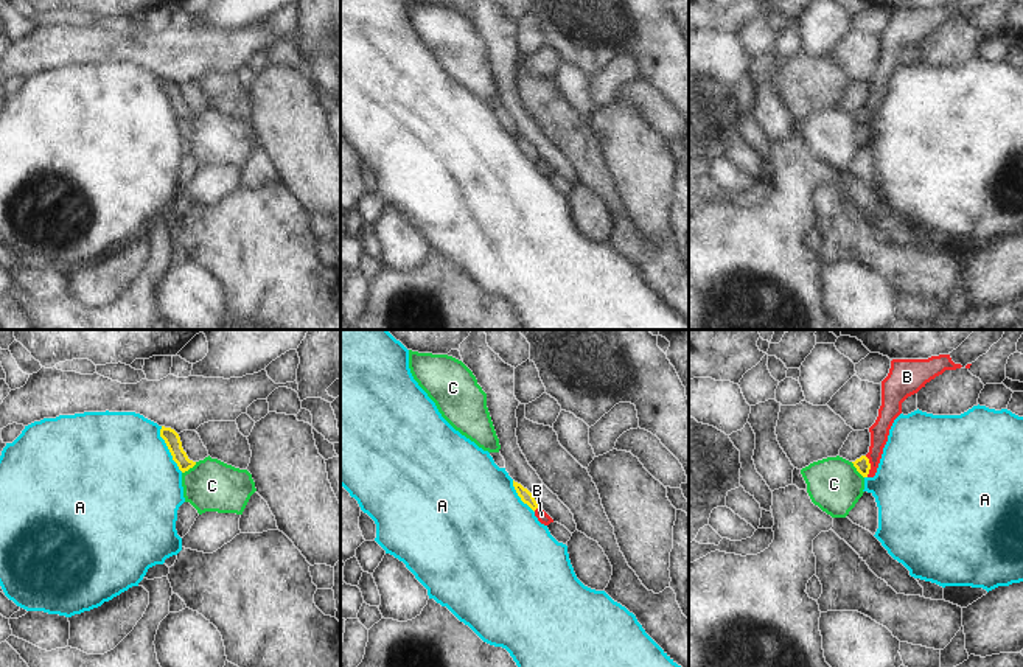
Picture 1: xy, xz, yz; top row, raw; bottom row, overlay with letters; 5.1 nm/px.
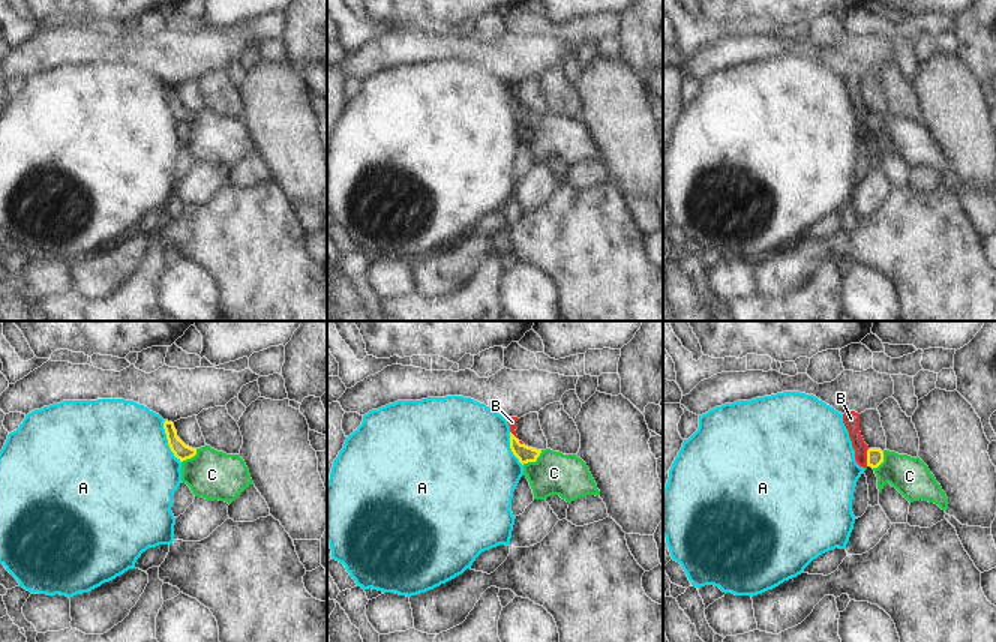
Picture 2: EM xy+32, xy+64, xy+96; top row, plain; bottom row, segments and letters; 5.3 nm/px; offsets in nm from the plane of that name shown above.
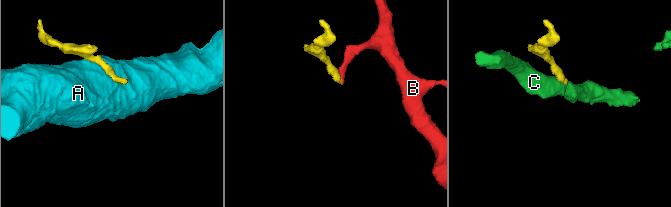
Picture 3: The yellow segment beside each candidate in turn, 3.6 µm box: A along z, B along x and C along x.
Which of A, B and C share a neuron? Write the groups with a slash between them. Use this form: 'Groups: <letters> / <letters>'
Groups: A / B / C.

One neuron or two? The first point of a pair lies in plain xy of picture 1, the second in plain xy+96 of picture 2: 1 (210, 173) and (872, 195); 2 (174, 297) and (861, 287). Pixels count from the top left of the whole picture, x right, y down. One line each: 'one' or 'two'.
1: one
2: one

